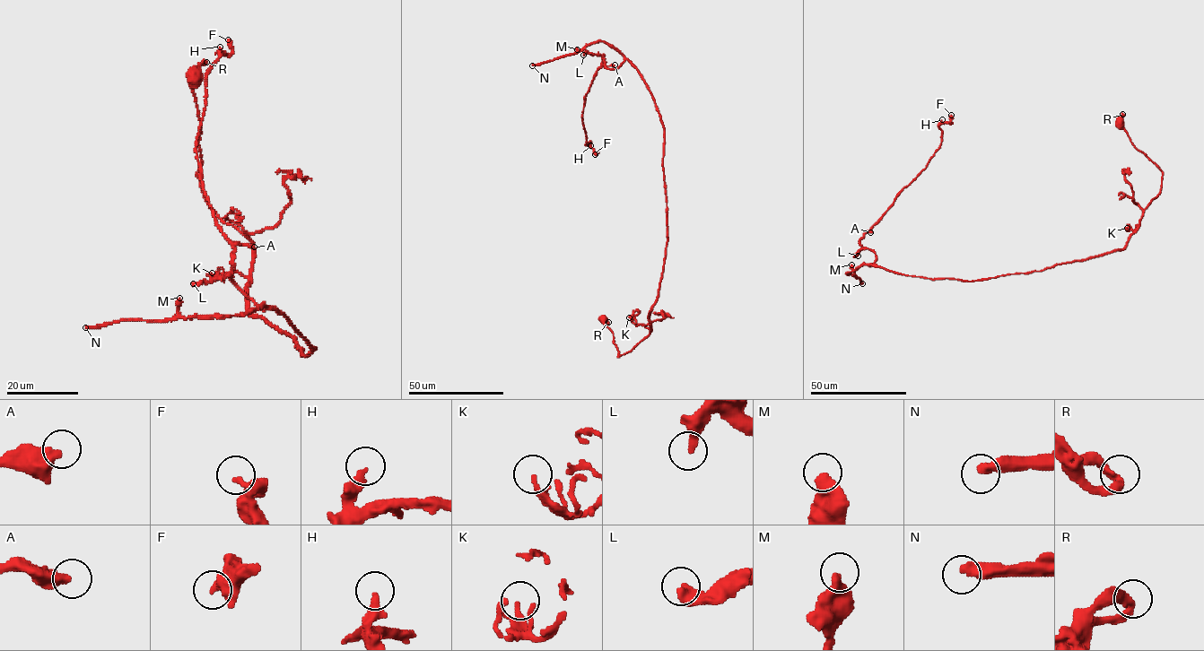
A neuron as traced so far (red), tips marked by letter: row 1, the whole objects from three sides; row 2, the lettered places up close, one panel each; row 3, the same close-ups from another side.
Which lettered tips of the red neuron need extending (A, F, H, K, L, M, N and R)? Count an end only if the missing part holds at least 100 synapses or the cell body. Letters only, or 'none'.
N

